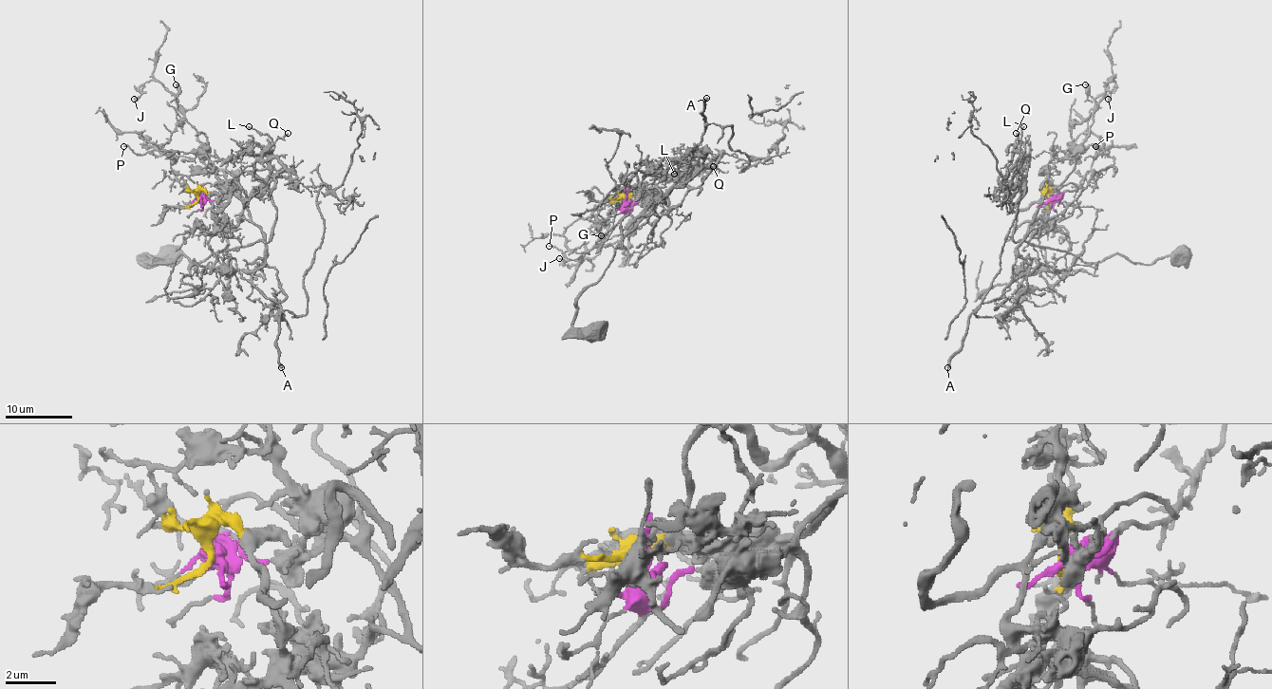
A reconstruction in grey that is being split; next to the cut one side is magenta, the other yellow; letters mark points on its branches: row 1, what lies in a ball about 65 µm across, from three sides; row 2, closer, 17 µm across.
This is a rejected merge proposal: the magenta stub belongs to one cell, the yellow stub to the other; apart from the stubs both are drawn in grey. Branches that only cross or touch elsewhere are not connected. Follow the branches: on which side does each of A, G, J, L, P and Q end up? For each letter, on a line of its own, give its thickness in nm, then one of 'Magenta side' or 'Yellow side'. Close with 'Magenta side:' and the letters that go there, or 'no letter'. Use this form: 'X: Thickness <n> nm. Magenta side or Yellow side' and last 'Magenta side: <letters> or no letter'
A: Thickness 280 nm. Magenta side
G: Thickness 440 nm. Magenta side
J: Thickness 200 nm. Magenta side
L: Thickness 110 nm. Yellow side
P: Thickness 110 nm. Magenta side
Q: Thickness 100 nm. Yellow side
Magenta side: A, G, J, P

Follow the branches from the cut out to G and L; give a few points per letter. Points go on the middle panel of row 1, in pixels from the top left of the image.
G: (625, 198), (638, 203), (662, 196), (664, 212), (651, 225), (638, 220), (612, 244), (603, 245), (601, 235)
L: (623, 198), (635, 188), (636, 171), (643, 164), (648, 162), (660, 173), (675, 159), (699, 171), (673, 175)

